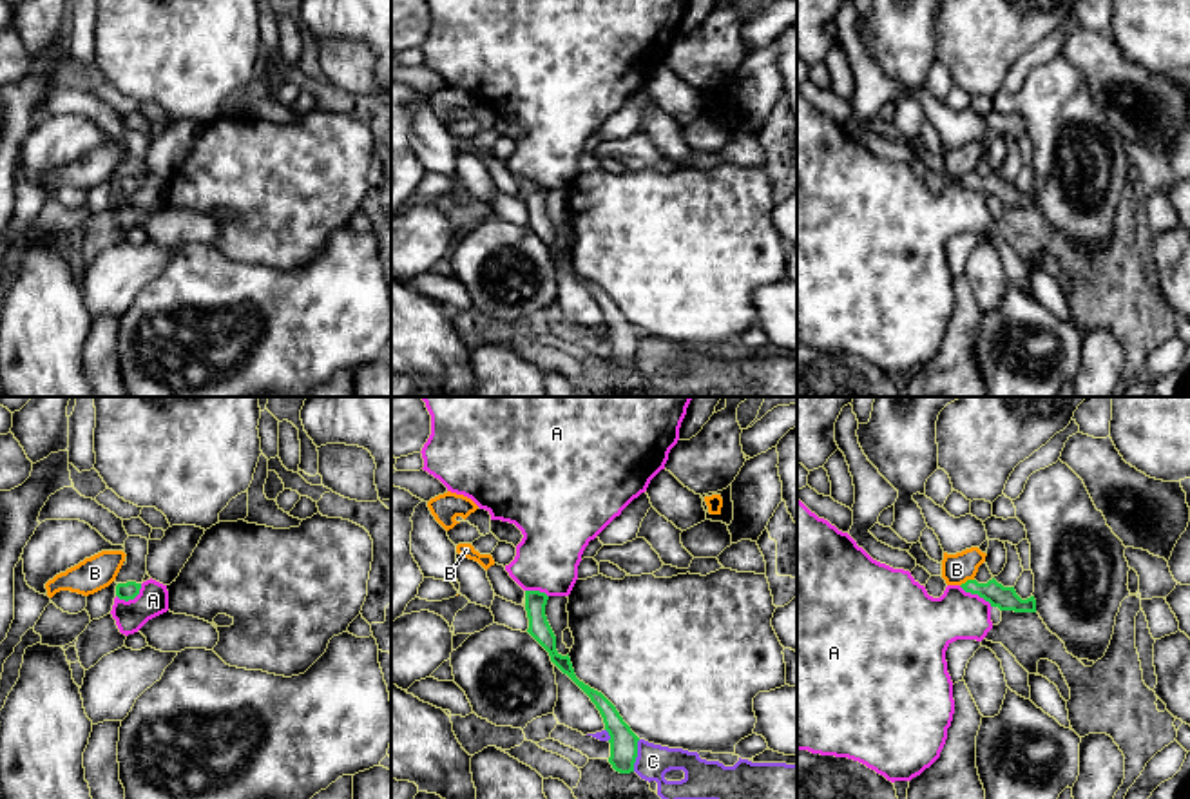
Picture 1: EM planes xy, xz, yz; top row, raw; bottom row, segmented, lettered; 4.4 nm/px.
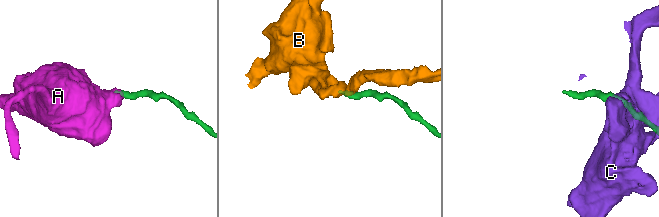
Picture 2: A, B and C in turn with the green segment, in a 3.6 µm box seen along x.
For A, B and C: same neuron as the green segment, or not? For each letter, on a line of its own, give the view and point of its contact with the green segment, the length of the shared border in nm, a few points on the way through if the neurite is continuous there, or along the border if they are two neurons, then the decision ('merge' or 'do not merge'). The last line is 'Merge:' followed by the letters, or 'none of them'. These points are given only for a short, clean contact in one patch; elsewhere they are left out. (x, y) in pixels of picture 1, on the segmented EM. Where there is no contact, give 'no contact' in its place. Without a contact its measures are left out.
A: meets green in yz at (977, 593); contact 180 nm long; border along yz (959, 586), (977, 593), (991, 607); do not merge
B: meets green in yz at (968, 580); contact 70 nm long; border along yz (973, 578), (960, 586); do not merge
C: meets green in xz at (636, 756); contact 150 nm long; border along xz (640, 740), (633, 770); do not merge
Merge: none of them

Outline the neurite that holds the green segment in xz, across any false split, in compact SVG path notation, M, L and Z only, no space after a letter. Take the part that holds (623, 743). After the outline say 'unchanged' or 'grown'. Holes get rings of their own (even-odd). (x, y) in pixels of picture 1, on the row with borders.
M525 591L525 611L529 618L527 632L549 652L551 661L563 674L567 674L596 705L596 708L603 717L605 730L610 736L609 763L616 772L630 774L634 772L639 737L630 730L630 727L623 721L616 707L601 692L590 688L589 685L585 685L576 678L569 654L561 656L556 650L556 636L545 616L547 600L549 596L545 592Z | unchanged

